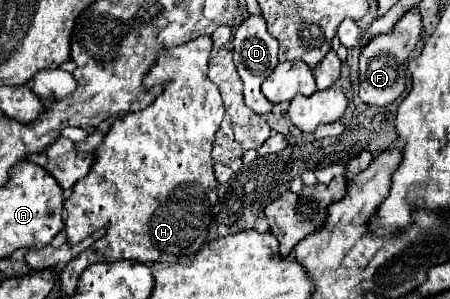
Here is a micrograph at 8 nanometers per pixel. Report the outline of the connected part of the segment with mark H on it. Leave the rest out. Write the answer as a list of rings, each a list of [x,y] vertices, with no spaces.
[[[209,36],[195,38],[171,50],[161,50],[155,66],[149,72],[149,78],[145,78],[145,86],[151,88],[155,84],[165,84],[165,90],[143,112],[125,116],[111,126],[111,132],[101,144],[101,156],[95,152],[97,160],[91,172],[73,186],[73,194],[65,200],[67,242],[81,242],[95,230],[107,228],[101,240],[105,262],[135,258],[139,262],[161,260],[173,264],[195,256],[201,250],[201,246],[207,242],[211,208],[217,204],[217,180],[213,176],[211,146],[225,114],[221,94],[207,78],[209,54]]]

